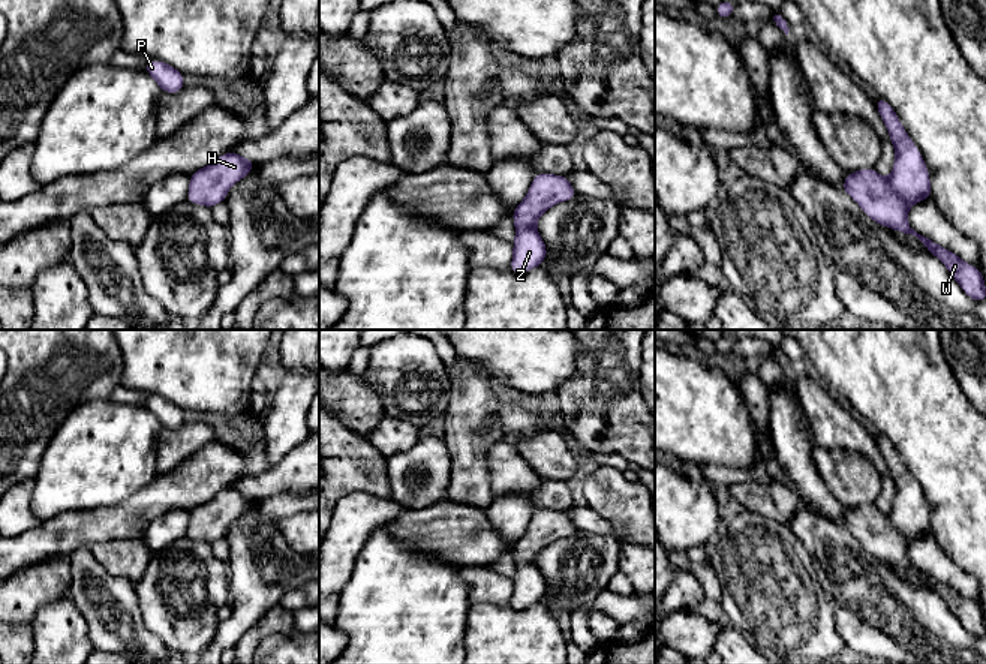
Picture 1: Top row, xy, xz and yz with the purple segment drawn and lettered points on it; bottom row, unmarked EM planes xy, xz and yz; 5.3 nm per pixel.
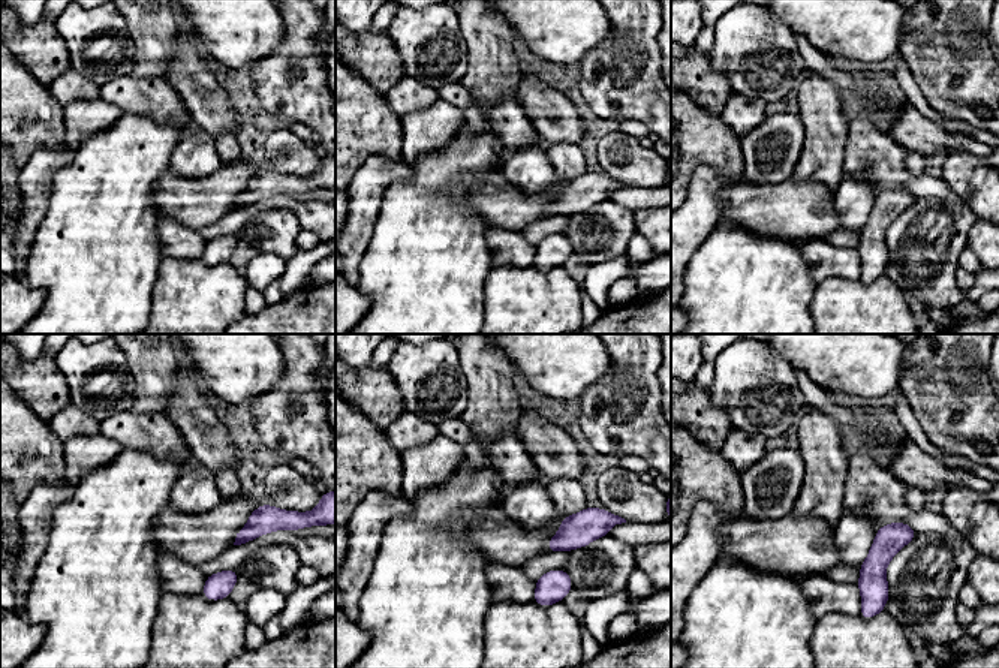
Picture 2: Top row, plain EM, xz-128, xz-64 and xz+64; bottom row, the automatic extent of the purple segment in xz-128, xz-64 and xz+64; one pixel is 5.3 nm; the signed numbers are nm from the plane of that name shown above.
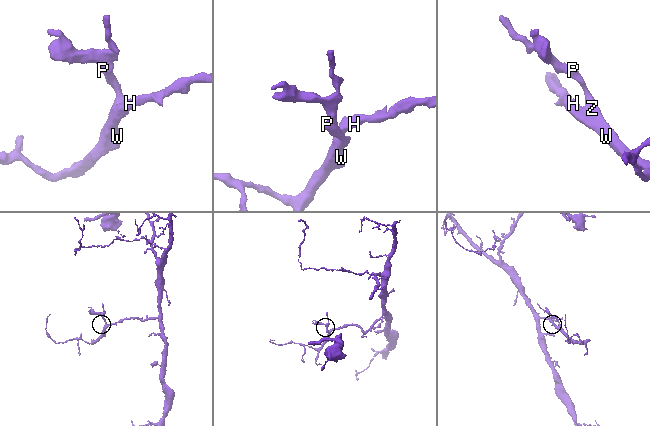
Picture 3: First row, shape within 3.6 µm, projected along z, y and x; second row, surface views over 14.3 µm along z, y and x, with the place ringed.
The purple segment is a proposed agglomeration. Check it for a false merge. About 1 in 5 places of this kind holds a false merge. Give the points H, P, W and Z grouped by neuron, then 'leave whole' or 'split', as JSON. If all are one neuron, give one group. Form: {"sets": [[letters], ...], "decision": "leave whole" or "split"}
{"sets": [["H", "P", "W", "Z"]], "decision": "leave whole"}

